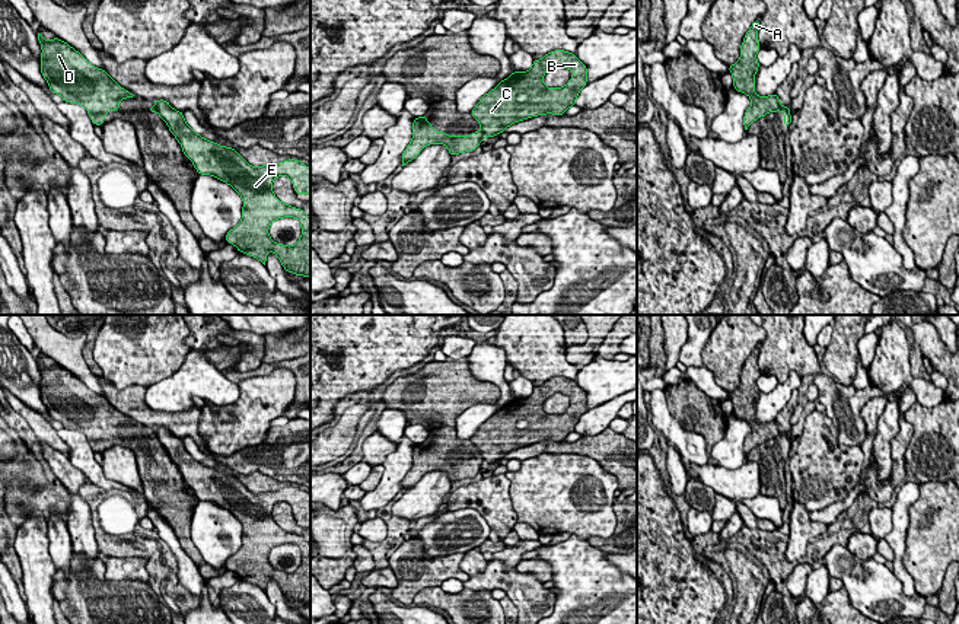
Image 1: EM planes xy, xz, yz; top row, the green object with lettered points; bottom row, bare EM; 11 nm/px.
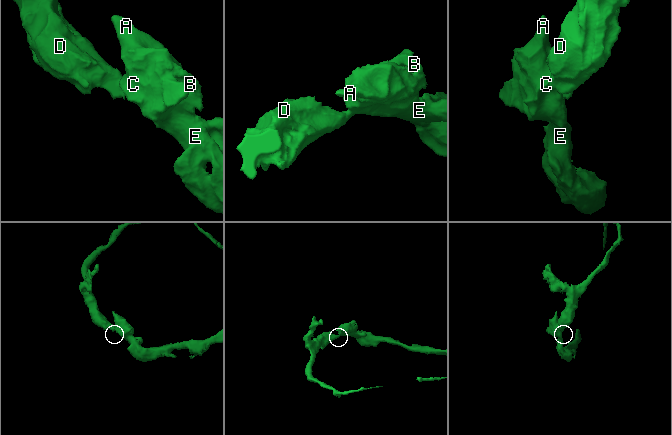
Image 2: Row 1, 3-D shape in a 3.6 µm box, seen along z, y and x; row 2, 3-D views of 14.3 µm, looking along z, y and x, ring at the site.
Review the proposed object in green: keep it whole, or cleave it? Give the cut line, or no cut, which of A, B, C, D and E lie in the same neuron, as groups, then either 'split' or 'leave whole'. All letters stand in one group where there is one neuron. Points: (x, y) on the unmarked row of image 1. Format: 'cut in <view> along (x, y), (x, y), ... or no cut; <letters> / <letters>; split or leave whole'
cut in xz along (481, 457), (486, 462); A B C E / D; split

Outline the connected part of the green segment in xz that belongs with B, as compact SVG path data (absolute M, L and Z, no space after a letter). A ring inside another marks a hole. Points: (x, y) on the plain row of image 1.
M555 376L533 386L528 398L514 398L497 414L485 420L471 442L480 449L485 464L503 459L509 452L545 440L563 442L576 432L582 414L587 411L587 395L573 379ZM555 392L574 401L563 414L547 414L544 401Z

